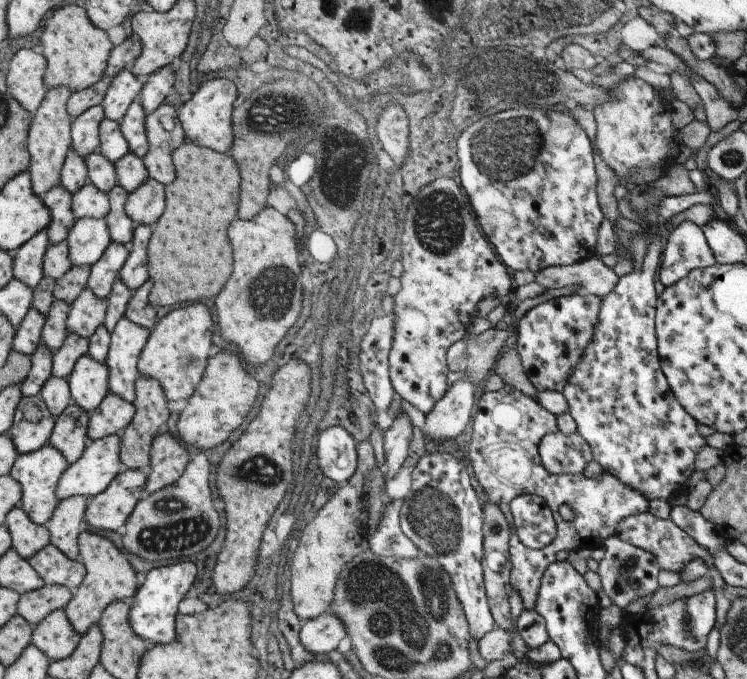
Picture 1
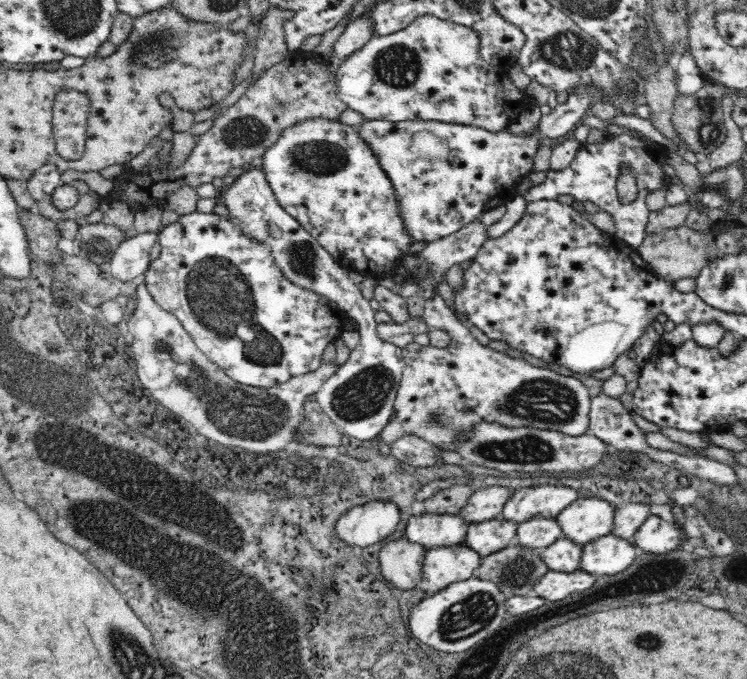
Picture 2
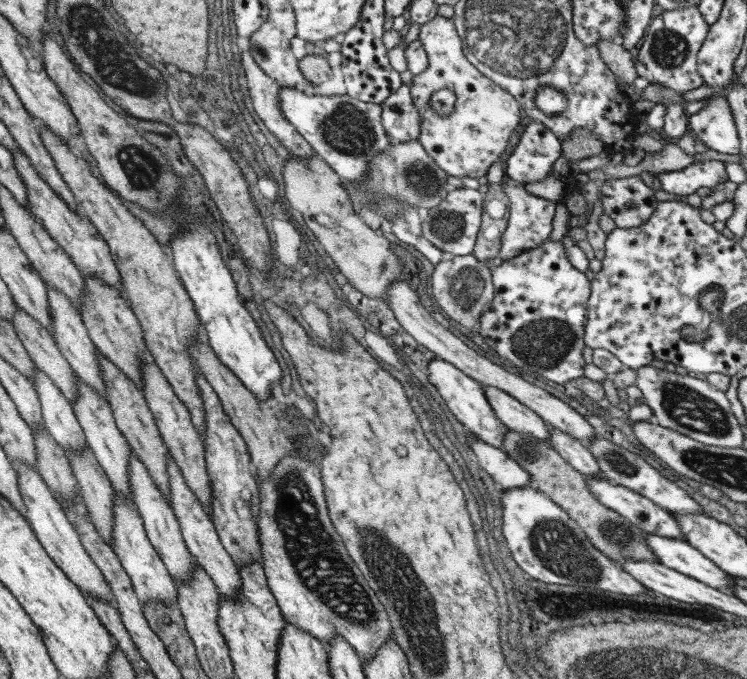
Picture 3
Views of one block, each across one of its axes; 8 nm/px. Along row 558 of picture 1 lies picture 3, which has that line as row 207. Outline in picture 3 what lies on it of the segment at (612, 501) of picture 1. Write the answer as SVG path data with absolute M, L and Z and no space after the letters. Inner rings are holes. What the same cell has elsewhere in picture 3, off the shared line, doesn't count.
M506 178L502 186L505 198L508 200L508 219L505 230L501 233L498 256L504 261L517 256L527 248L541 244L551 232L551 218L555 210L555 203L532 196L525 191L524 183L511 181Z

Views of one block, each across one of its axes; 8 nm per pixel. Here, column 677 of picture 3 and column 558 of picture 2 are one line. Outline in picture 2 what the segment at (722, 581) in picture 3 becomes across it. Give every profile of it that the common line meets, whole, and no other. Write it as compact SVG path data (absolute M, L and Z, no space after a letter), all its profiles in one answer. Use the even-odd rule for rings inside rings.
M561 537L541 550L539 555L548 571L574 572L579 568L581 548L580 544L574 544L571 540Z

